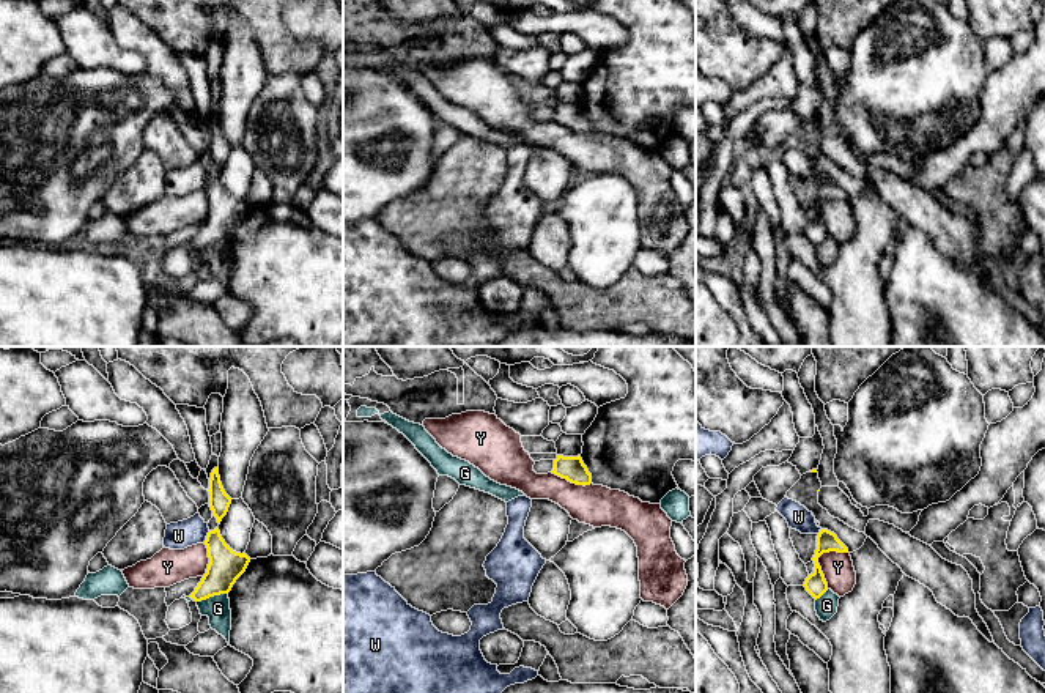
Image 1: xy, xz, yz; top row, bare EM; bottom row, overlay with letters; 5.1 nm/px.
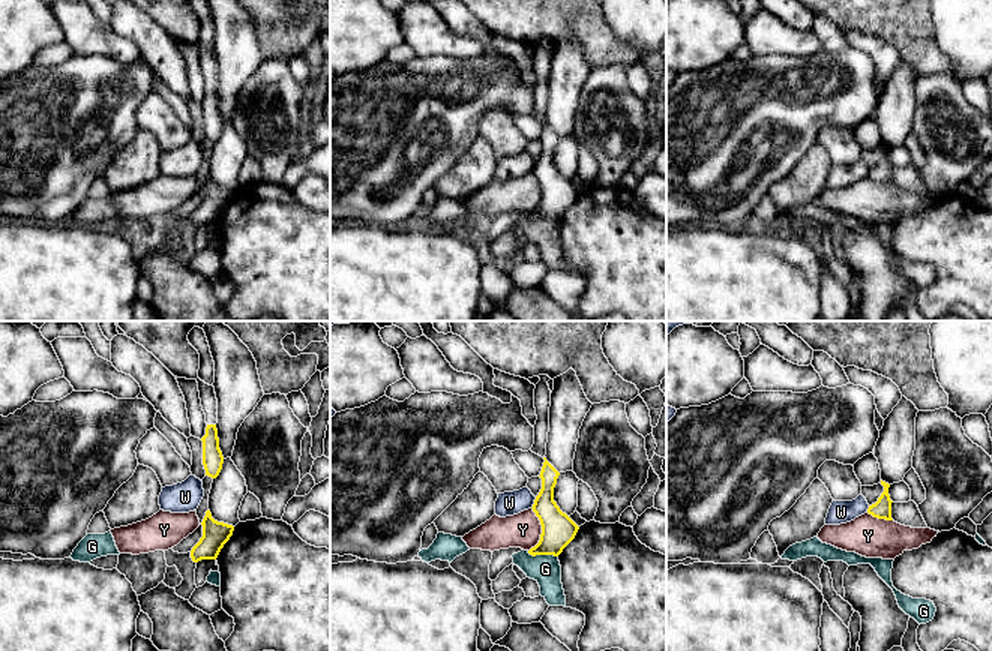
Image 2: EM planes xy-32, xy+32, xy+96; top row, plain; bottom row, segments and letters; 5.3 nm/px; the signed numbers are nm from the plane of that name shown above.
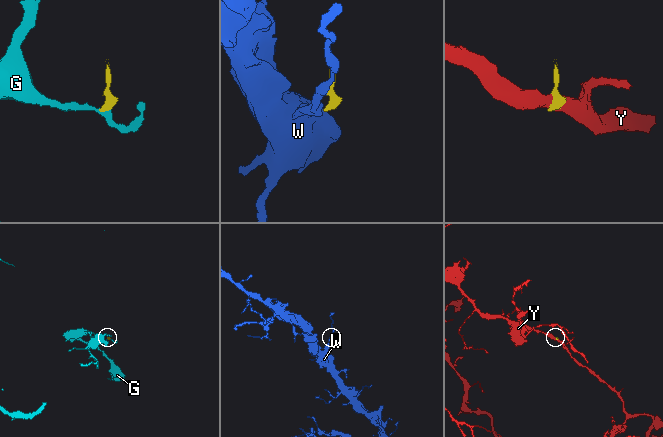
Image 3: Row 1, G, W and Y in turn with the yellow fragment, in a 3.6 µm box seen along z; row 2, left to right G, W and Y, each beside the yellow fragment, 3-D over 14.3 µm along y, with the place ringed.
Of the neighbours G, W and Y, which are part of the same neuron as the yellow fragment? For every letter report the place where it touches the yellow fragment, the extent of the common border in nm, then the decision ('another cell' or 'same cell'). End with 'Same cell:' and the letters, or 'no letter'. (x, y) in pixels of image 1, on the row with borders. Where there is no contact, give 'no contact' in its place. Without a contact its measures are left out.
G: xy (208, 597) | 200 nm | another cell
W: xy (206, 537) | 70 nm | another cell
Y: yz (817, 559) | 220 nm | another cell
Same cell: no letter

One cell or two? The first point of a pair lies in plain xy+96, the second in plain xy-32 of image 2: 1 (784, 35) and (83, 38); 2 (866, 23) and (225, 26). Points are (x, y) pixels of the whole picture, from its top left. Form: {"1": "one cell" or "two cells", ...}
{"1": "one cell", "2": "two cells"}

